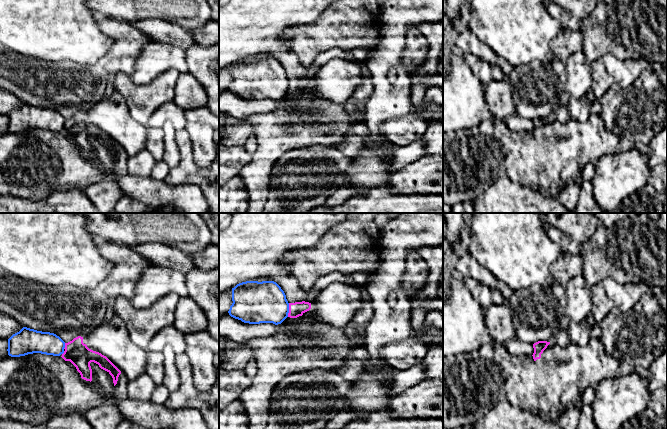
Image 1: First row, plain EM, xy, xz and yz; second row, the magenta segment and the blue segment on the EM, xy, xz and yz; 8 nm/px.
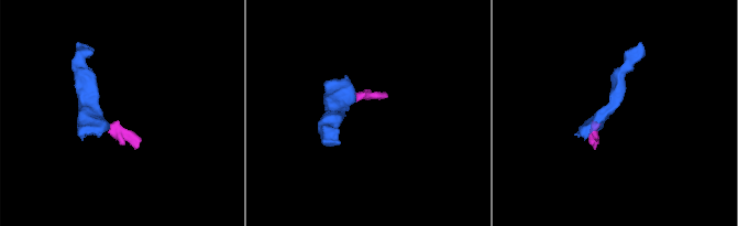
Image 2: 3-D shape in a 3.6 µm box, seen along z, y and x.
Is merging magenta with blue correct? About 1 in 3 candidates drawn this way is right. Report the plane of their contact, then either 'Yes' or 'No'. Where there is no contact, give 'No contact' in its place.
Touches magenta in xz. No

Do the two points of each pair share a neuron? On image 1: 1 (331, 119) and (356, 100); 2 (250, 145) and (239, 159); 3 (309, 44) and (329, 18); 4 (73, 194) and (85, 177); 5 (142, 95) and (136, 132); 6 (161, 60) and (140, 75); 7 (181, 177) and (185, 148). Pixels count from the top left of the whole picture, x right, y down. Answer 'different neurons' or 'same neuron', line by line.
1: same neuron
2: different neurons
3: same neuron
4: different neurons
5: different neurons
6: same neuron
7: same neuron

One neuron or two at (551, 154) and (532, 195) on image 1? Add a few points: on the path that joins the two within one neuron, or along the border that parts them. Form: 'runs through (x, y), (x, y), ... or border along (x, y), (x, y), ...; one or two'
border along (513, 180), (524, 186), (535, 188); two

